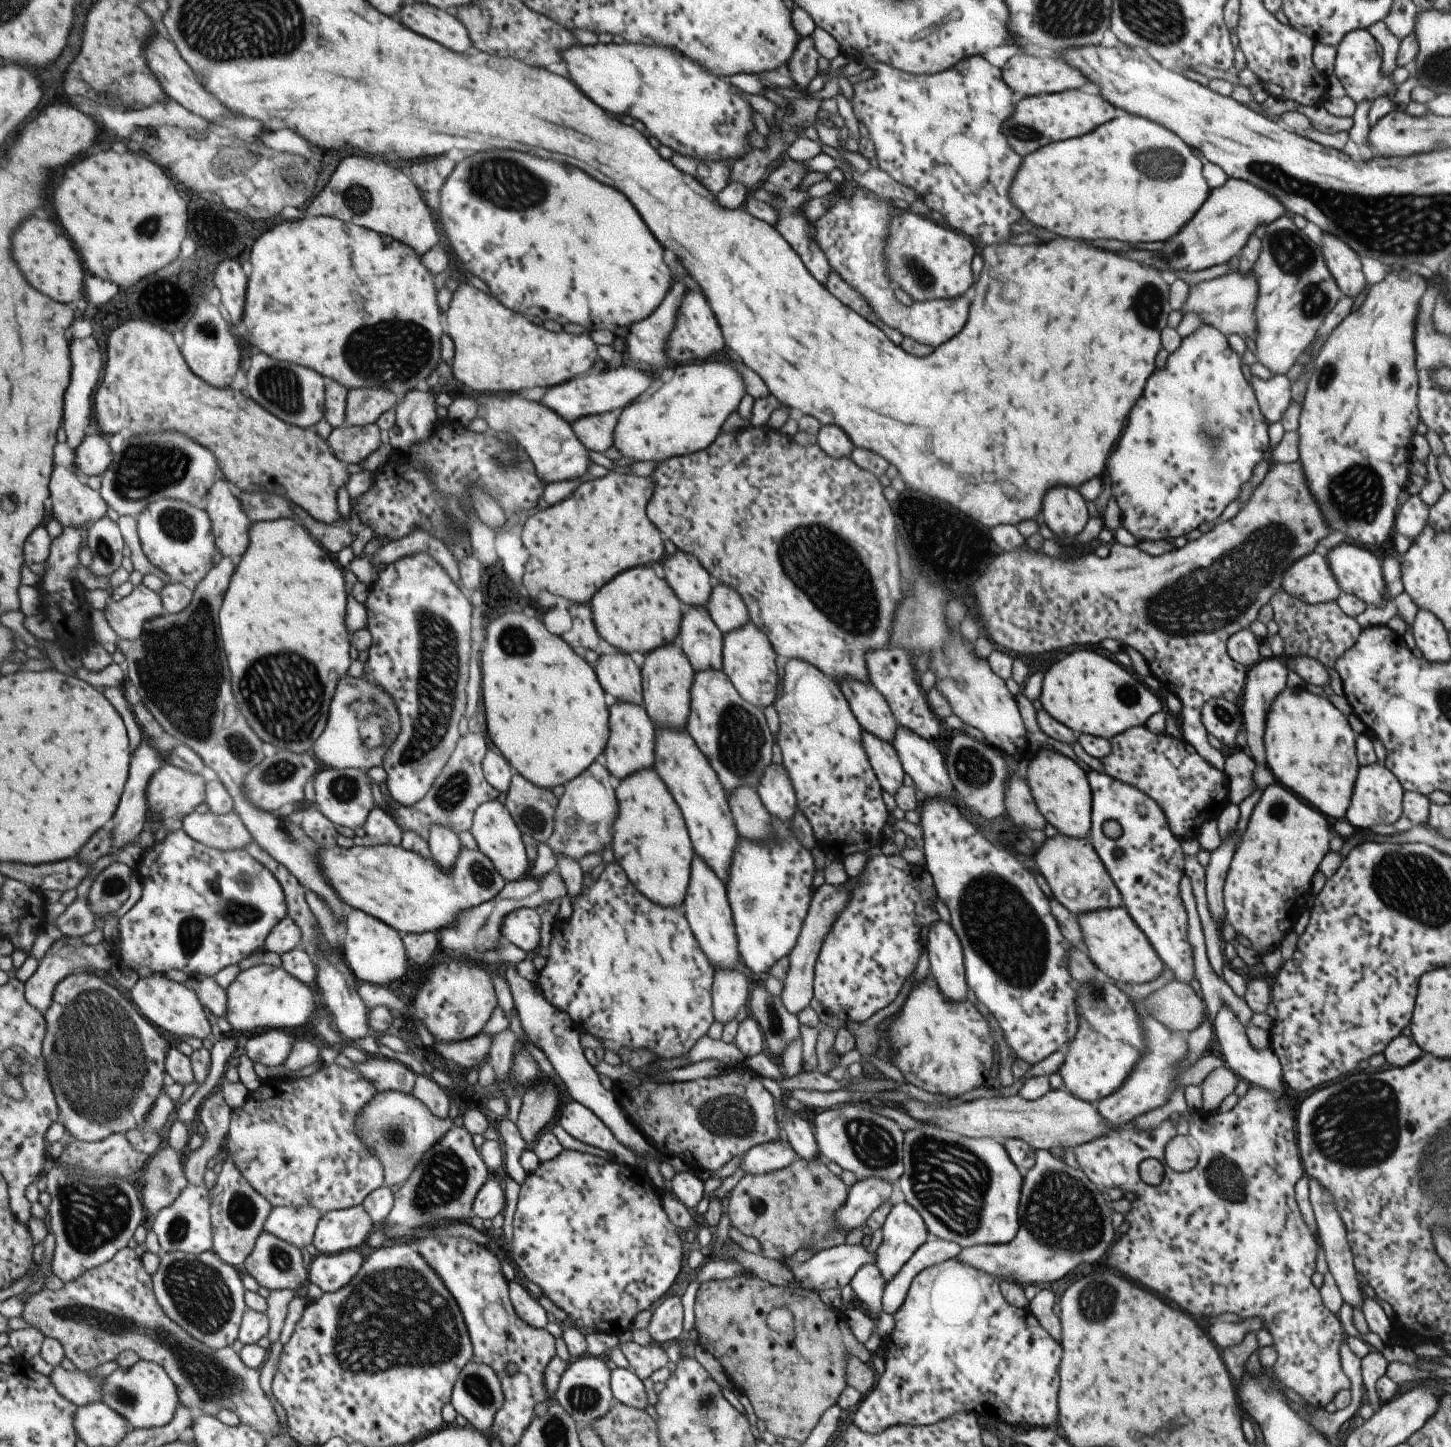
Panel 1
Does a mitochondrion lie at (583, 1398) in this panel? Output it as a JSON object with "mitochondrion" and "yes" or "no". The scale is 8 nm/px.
{"mitochondrion":"yes"}

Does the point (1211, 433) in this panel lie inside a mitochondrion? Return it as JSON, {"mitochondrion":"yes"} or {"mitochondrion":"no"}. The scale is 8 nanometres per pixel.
{"mitochondrion":"yes"}

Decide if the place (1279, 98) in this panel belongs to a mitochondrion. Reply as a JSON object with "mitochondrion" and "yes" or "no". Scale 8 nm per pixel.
{"mitochondrion":"no"}

